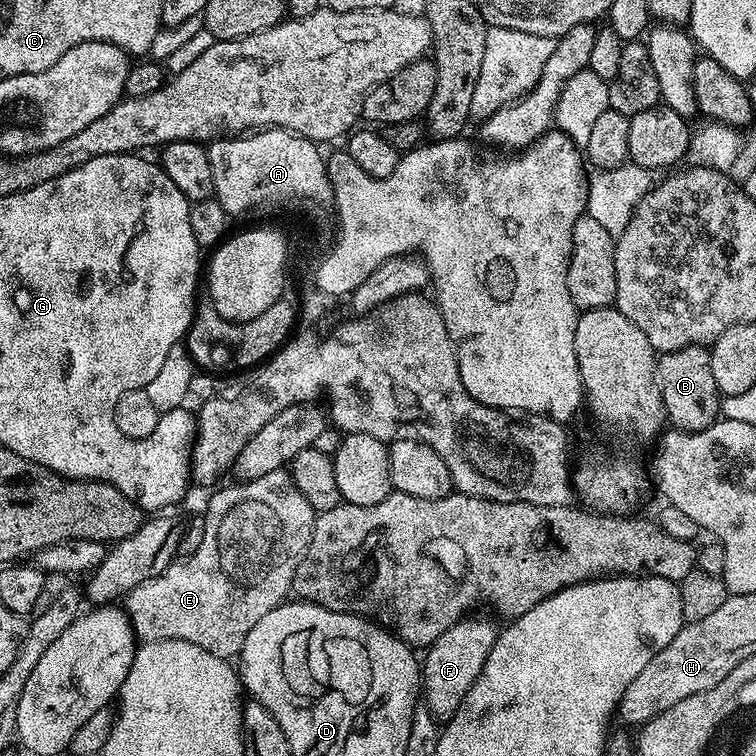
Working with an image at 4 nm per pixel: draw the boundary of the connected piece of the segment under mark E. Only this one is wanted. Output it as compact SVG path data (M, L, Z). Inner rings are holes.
M279 468L262 474L262 478L247 481L239 492L224 488L212 496L208 513L203 513L205 534L196 554L177 558L162 574L142 582L126 597L128 620L140 642L154 640L181 640L194 642L202 650L210 650L218 658L231 661L239 657L246 634L270 610L285 603L292 586L292 575L300 561L308 554L308 543L316 525L317 513L302 498L298 486L292 481L291 471Z

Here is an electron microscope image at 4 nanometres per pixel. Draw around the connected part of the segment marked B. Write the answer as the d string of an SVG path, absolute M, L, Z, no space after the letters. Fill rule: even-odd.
M695 344L694 346L686 346L682 350L663 353L656 362L656 381L660 384L667 423L675 431L701 432L721 419L720 401L722 397L718 390L718 382L714 382L714 373L710 366L710 351L705 345Z

